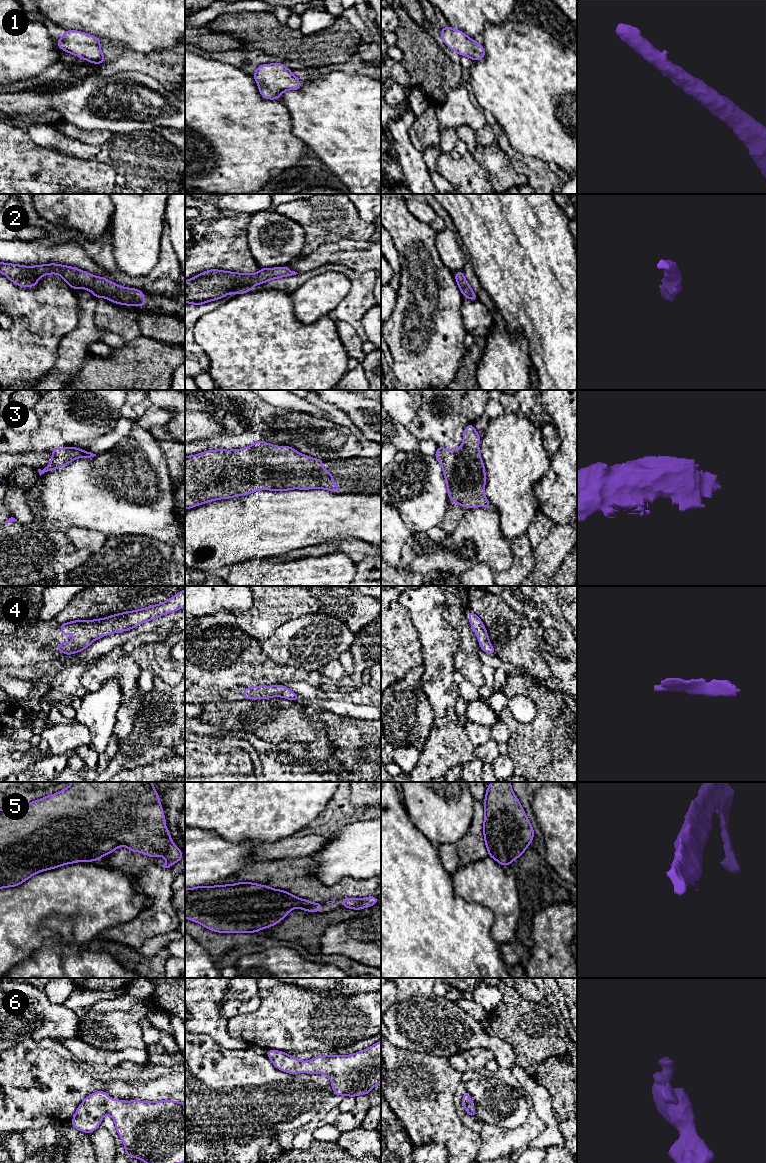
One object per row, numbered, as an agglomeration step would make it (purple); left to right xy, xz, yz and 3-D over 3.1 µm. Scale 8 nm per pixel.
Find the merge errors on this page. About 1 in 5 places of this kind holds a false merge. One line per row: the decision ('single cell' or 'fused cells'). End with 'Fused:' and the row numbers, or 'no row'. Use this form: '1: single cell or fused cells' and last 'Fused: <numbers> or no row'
1: single cell
2: single cell
3: single cell
4: single cell
5: single cell
6: single cell
Fused: no row

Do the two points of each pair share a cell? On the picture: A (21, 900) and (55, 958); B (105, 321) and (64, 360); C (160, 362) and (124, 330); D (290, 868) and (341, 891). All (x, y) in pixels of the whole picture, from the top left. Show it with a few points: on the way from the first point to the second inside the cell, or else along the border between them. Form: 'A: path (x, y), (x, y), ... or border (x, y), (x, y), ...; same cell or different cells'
A: border (48, 917), (42, 923), (57, 936), (29, 958); different cells
B: border (96, 303), (95, 323), (109, 332); different cells
C: border (141, 335), (127, 342); different cells
D: path (303, 881), (314, 891), (328, 891); same cell

